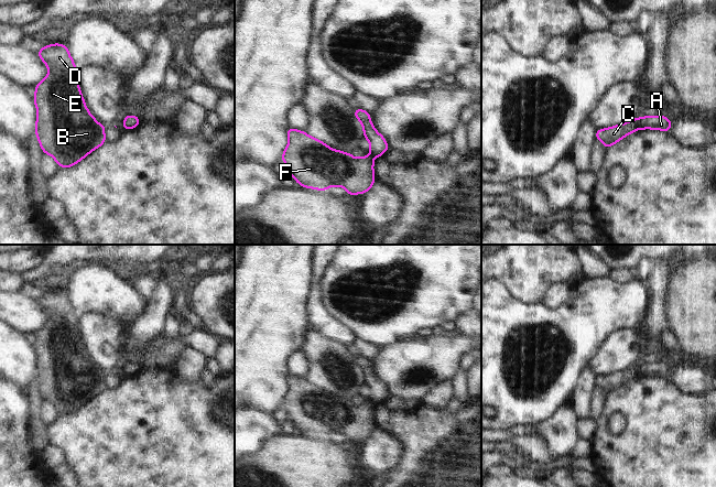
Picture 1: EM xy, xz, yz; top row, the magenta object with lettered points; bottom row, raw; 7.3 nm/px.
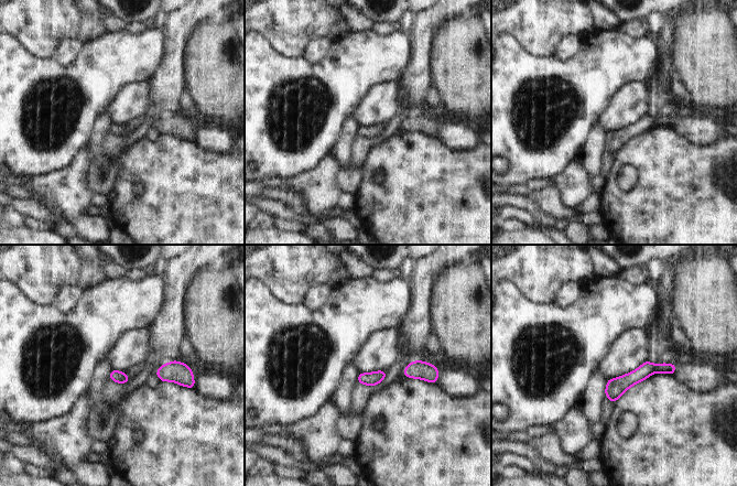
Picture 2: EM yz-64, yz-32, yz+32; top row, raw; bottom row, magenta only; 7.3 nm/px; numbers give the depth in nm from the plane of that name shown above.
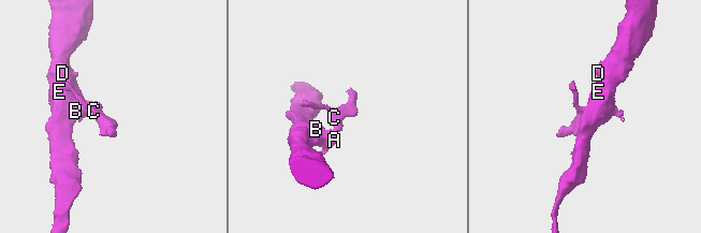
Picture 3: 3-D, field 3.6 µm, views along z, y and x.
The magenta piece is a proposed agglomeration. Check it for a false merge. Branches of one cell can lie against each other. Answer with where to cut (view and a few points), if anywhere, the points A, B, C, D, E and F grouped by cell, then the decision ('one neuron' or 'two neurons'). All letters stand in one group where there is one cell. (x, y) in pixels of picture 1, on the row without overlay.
cut yz (642, 365), (639, 375); groups A B D E F / C; two neurons

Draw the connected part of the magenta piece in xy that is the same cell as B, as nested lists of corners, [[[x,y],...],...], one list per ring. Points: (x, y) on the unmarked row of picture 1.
[[[59,290],[43,293],[37,302],[50,320],[35,333],[33,345],[37,357],[35,380],[43,399],[52,402],[59,414],[69,414],[106,389],[104,380],[106,374],[99,371],[86,355],[77,328],[77,315],[67,293]]]

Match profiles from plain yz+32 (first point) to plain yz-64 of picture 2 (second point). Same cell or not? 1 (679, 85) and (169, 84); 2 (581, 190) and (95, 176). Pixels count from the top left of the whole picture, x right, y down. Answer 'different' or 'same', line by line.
1: different
2: different

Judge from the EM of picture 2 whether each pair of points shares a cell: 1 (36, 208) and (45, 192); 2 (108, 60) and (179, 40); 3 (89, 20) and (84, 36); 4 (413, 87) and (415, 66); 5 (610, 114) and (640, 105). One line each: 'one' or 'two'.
1: two
2: two
3: one
4: one
5: one

